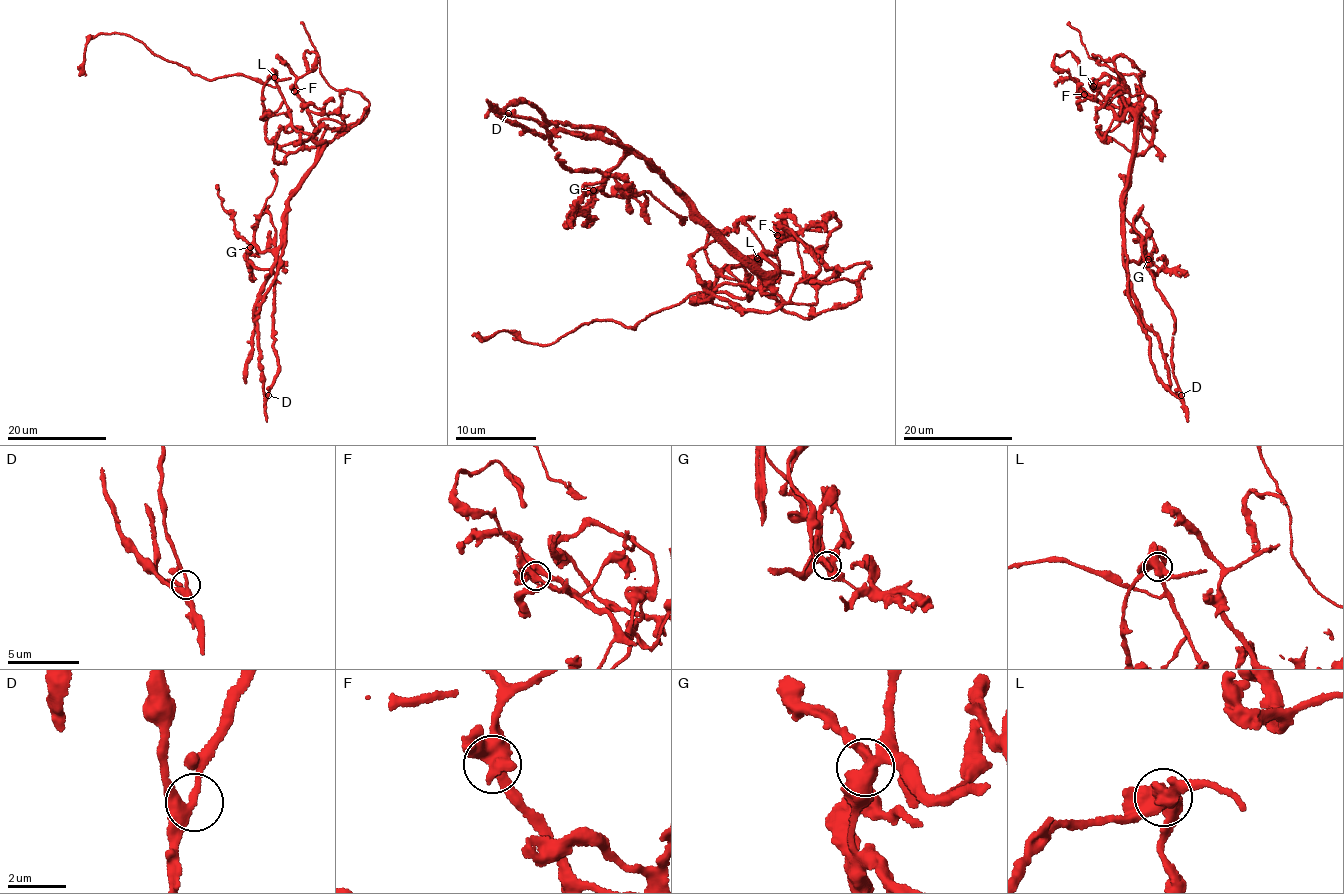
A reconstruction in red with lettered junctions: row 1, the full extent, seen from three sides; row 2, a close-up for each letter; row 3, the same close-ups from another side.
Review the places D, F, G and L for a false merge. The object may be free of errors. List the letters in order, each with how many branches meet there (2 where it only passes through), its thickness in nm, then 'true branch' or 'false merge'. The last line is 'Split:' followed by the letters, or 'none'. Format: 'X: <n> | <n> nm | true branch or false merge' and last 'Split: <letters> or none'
D: 3 | 320 nm | true branch
F: 3 | 500 nm | true branch
G: 3 | 460 nm | true branch
L: 3 | 500 nm | false merge
Split: L

